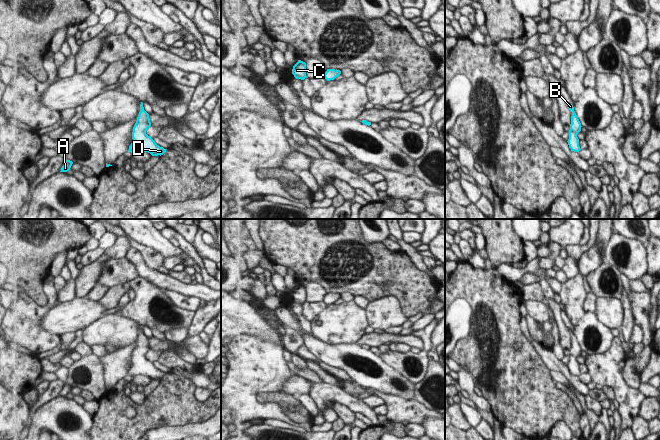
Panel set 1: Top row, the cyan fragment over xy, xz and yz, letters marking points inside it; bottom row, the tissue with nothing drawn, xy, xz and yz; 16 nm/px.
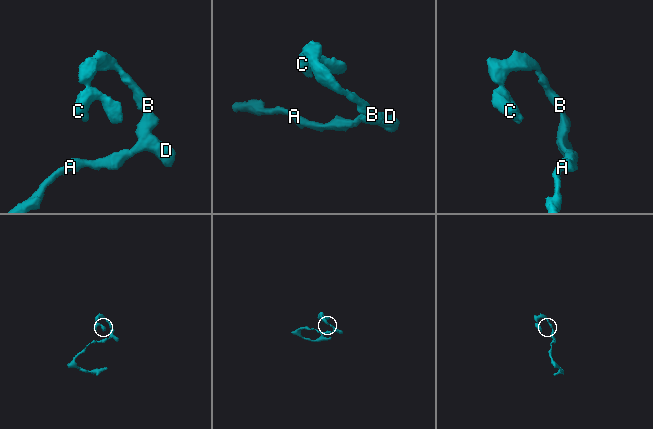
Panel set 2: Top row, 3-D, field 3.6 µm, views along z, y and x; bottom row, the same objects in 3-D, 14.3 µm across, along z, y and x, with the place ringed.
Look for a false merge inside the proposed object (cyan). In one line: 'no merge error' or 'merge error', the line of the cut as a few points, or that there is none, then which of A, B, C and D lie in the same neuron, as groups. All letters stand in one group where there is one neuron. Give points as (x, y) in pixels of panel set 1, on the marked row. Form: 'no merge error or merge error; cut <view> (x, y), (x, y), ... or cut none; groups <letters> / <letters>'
no merge error; cut none; groups A B C D

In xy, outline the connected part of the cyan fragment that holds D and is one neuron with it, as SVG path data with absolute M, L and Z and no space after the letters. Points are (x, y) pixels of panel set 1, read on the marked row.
M141 102L140 112L133 127L133 142L129 146L128 152L136 153L138 151L144 151L150 153L152 156L161 156L166 152L167 149L157 145L155 141L146 134L150 126L149 114L144 110L143 103Z

